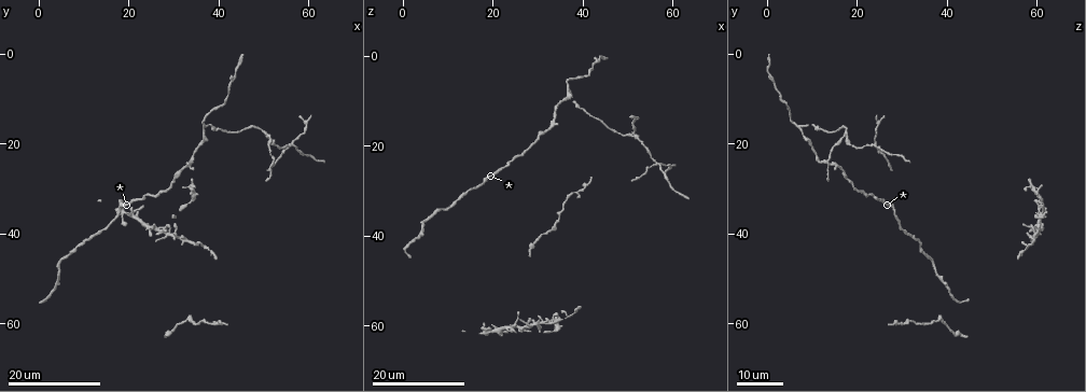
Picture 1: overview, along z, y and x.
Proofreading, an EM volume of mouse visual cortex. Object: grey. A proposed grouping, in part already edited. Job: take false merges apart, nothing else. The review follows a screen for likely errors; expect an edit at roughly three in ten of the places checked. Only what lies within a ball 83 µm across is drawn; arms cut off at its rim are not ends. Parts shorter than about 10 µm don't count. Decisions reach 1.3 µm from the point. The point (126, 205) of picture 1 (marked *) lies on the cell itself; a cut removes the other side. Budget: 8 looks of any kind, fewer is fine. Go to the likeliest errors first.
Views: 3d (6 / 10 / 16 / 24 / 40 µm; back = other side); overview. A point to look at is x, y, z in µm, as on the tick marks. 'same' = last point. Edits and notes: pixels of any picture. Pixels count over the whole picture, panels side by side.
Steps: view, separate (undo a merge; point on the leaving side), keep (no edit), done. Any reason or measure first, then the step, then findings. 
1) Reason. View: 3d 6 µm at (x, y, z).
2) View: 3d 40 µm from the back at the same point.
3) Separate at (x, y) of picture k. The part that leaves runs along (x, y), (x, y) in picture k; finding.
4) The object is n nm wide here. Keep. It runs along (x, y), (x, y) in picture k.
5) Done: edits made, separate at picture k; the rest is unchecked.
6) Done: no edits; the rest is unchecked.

Four or more arms meet. View: 3d 24 µm at (56.5, 20.0, 23.5).

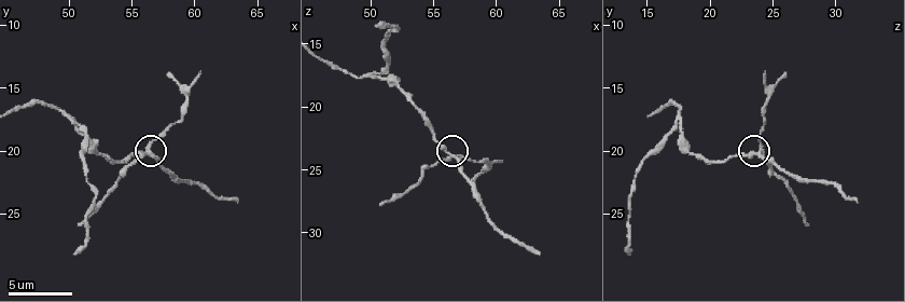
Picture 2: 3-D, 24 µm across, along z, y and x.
View: 3d 6 µm at (56.8, 20.2, 24.0).

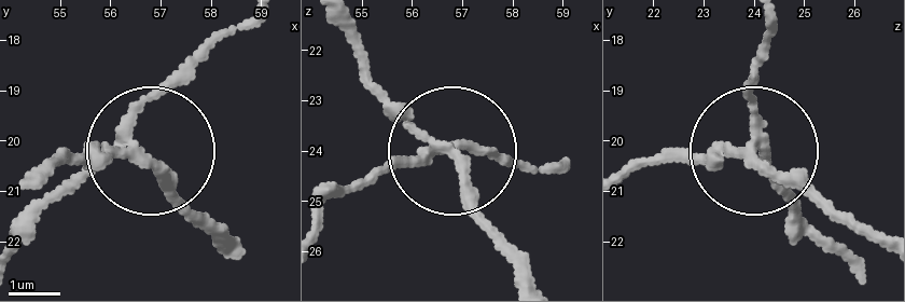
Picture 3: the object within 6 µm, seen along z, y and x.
View: 3d 6 µm from the back at (56.65, 20.35, 24.00).

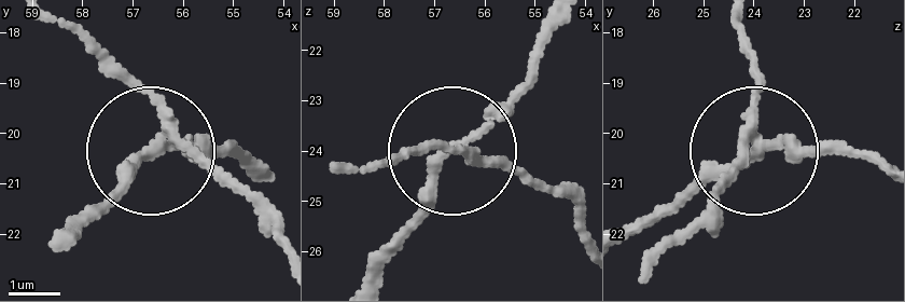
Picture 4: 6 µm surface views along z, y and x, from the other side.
The object is 200 nm wide here. Separate at (119, 77) of picture 4. The part that leaves runs along (178, 136), (280, 234) in picture 4; a second cell is stuck on.

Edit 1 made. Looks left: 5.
Three-way junction. View: 3d 24 µm at (36.5, 16.0, 6.5).

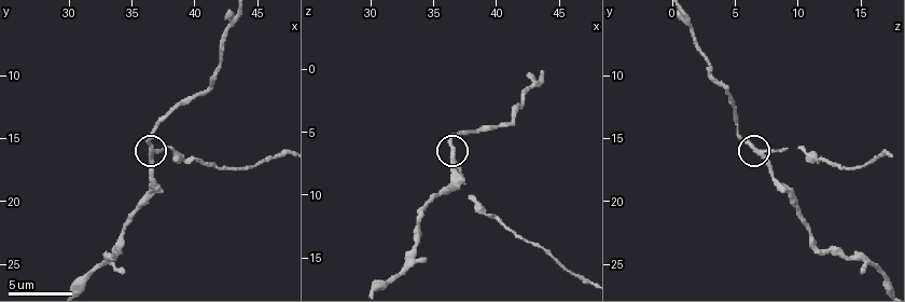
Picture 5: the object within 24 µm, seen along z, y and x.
View: 3d 10 µm at (36.4, 16.2, 7.2).

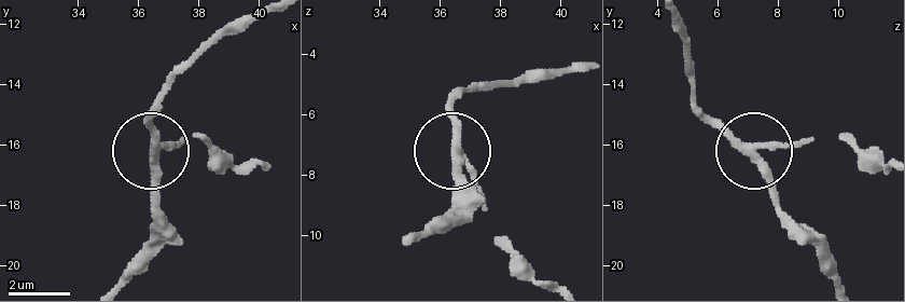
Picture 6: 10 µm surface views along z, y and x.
3 arms meet here. Keep. It runs along (416, 238), (455, 192), (455, 94) in picture 6; all the same cell.

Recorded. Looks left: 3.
Sudden change in width. View: 3d 24 µm at (34.0, 59.0, 37.0).

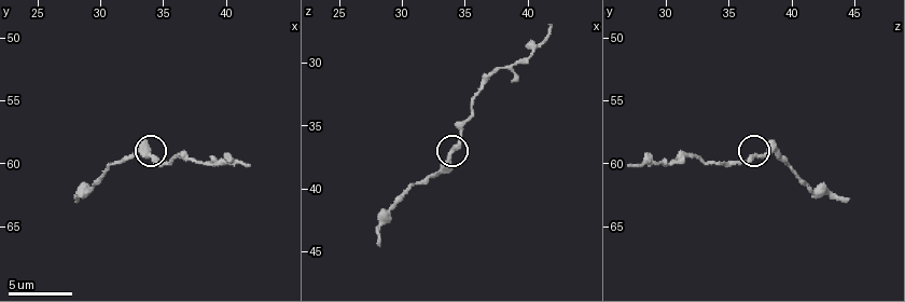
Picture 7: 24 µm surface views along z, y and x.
View: 3d 6 µm at (34.0, 59.4, 37.4).

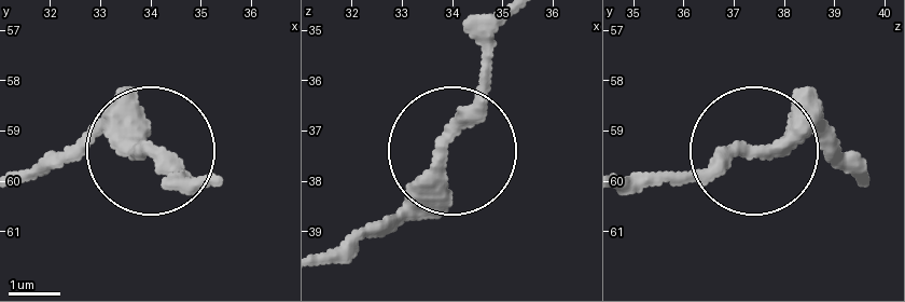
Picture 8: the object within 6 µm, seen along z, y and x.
View: 3d 6 µm from the back at (33.80, 59.40, 37.30).

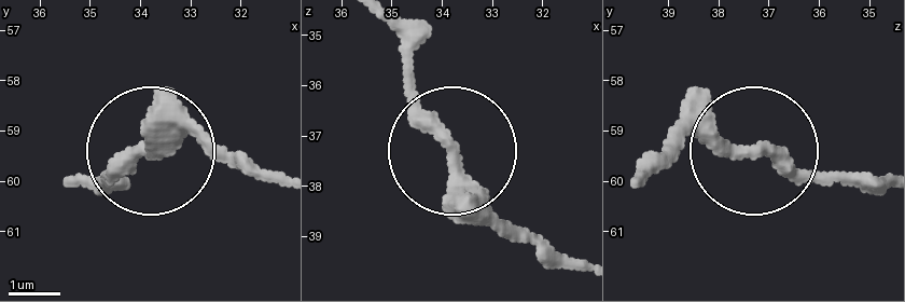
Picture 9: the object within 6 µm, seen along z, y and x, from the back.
Keep. All the same cell.

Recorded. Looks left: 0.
Done: edits made, separate at picture 4; the rest is unchecked.

